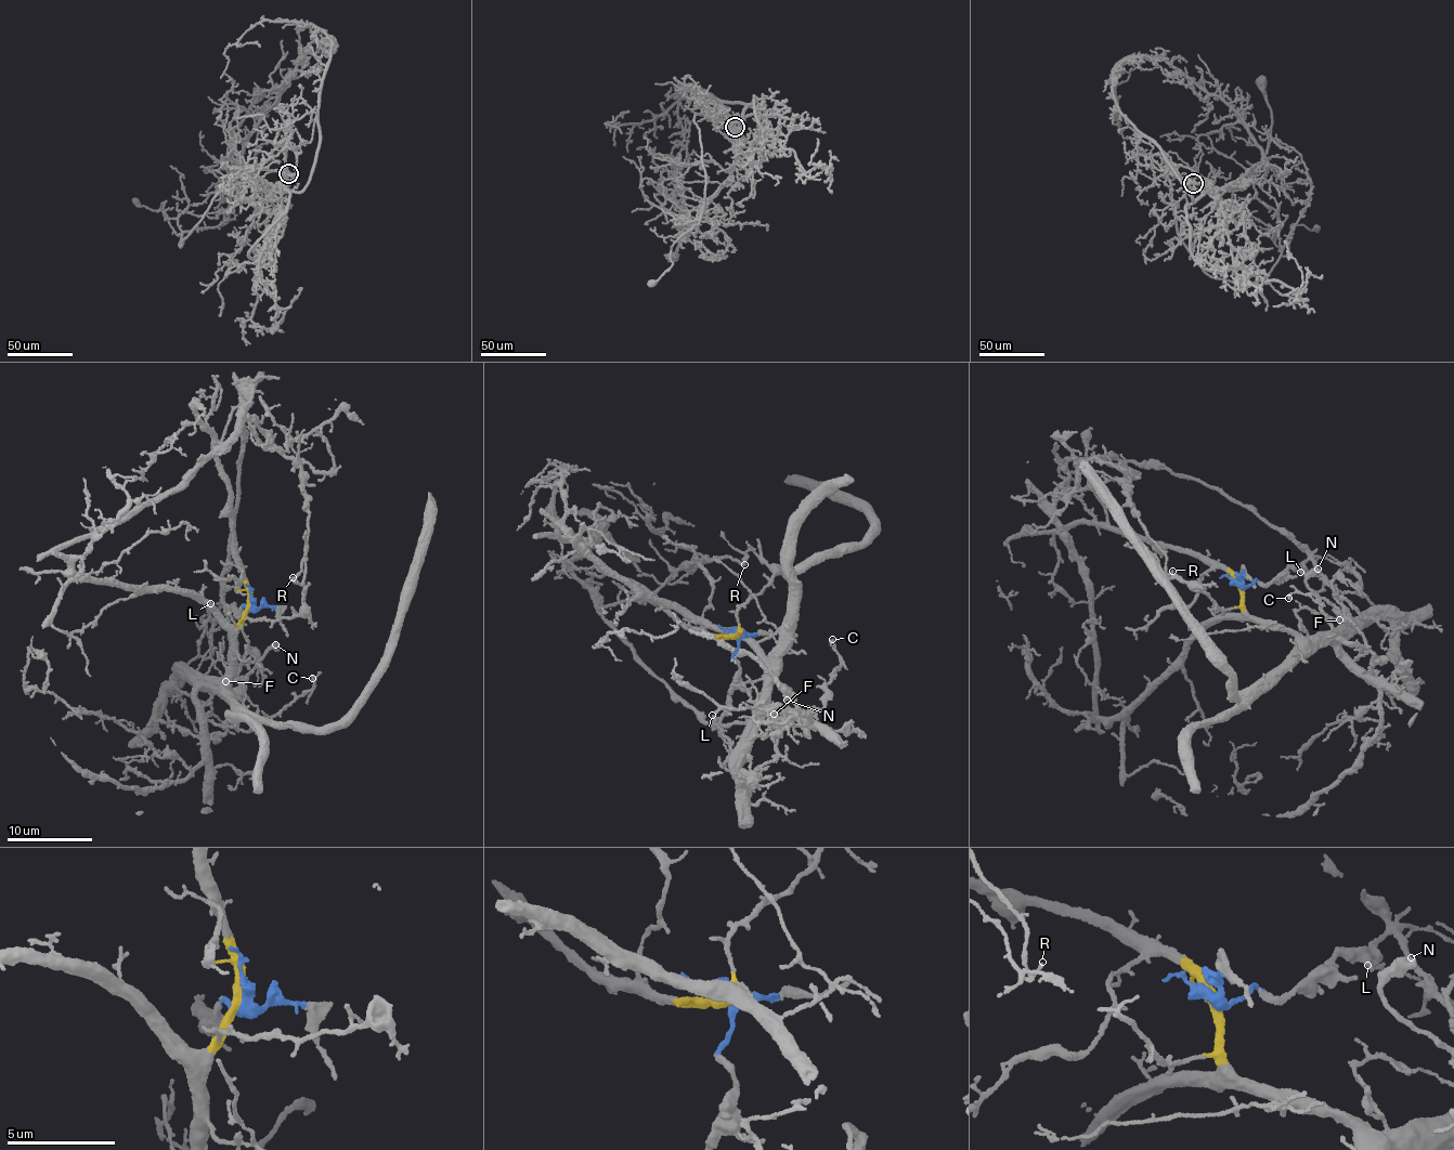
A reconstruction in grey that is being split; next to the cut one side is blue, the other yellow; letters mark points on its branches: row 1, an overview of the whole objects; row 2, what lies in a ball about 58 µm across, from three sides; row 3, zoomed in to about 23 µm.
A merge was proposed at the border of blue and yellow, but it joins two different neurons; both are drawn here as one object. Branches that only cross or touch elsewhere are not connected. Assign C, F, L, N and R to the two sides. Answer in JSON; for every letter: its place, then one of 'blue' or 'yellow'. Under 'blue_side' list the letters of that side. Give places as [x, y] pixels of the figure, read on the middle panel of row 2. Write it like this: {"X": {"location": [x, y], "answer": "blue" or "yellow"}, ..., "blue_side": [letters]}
{"C": {"location": [832, 639], "answer": "yellow"}, "F": {"location": [774, 714], "answer": "yellow"}, "L": {"location": [712, 715], "answer": "yellow"}, "N": {"location": [787, 700], "answer": "blue"}, "R": {"location": [744, 564], "answer": "blue"}, "blue_side": ["N", "R"]}

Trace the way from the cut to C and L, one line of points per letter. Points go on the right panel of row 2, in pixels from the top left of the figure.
C: (1238, 585), (1250, 615), (1351, 658), (1362, 653), (1363, 645), (1339, 640), (1315, 596), (1288, 598)
L: (1238, 585), (1250, 615), (1309, 639), (1329, 635), (1370, 609), (1367, 598), (1335, 589), (1323, 578), (1300, 571)

